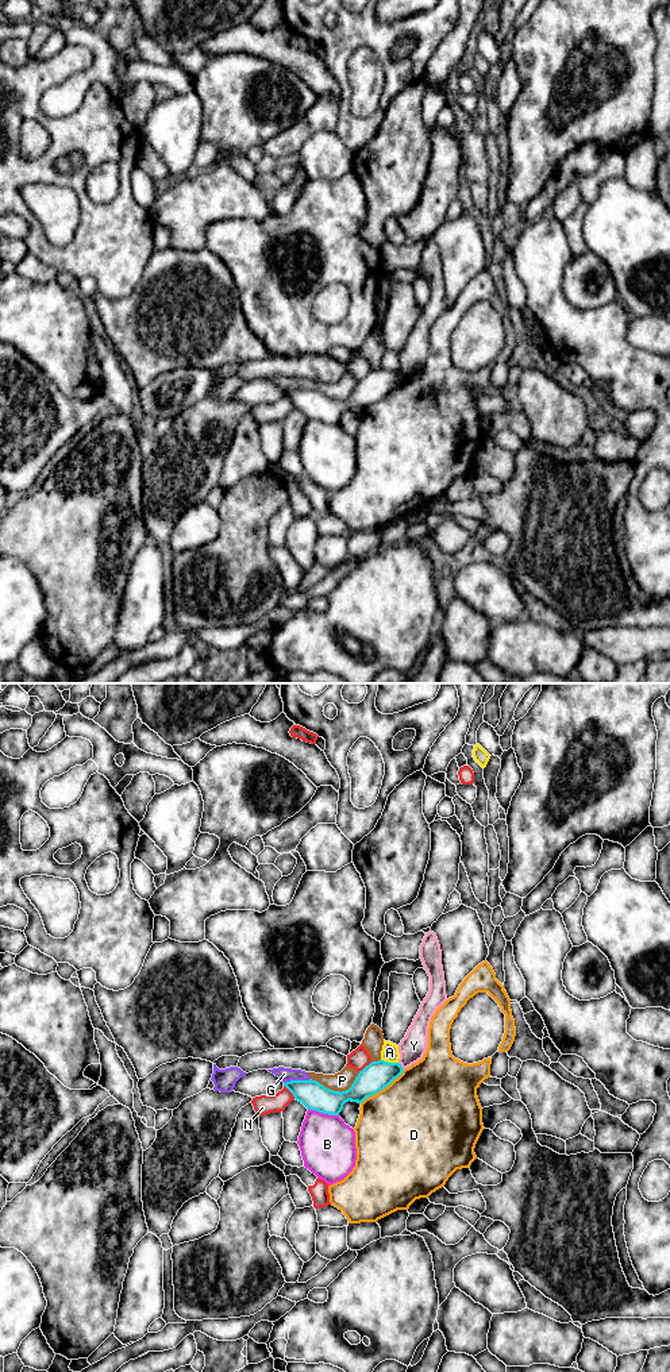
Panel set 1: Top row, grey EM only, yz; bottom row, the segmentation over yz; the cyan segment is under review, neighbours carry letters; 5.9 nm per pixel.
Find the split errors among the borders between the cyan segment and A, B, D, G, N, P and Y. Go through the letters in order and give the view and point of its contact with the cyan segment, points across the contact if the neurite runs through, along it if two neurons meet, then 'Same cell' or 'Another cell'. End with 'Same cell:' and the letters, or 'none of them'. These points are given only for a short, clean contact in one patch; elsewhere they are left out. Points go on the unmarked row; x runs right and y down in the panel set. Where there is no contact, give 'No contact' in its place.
A: Touches cyan at yz (389, 372). Another cell
B: Touches cyan at yz (323, 421). Another cell
D: Touches cyan at yz (382, 397). Another cell
G: Touches cyan at yz (296, 389). Another cell
N: Touches cyan at yz (289, 399). Another cell
P: Touches cyan at yz (337, 400). Another cell
Y: Touches cyan at yz (400, 374). Boundary: yz (397, 372), (404, 377). Another cell
Same cell: none of them

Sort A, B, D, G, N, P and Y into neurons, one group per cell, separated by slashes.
A / B / D / G P / N / Y

